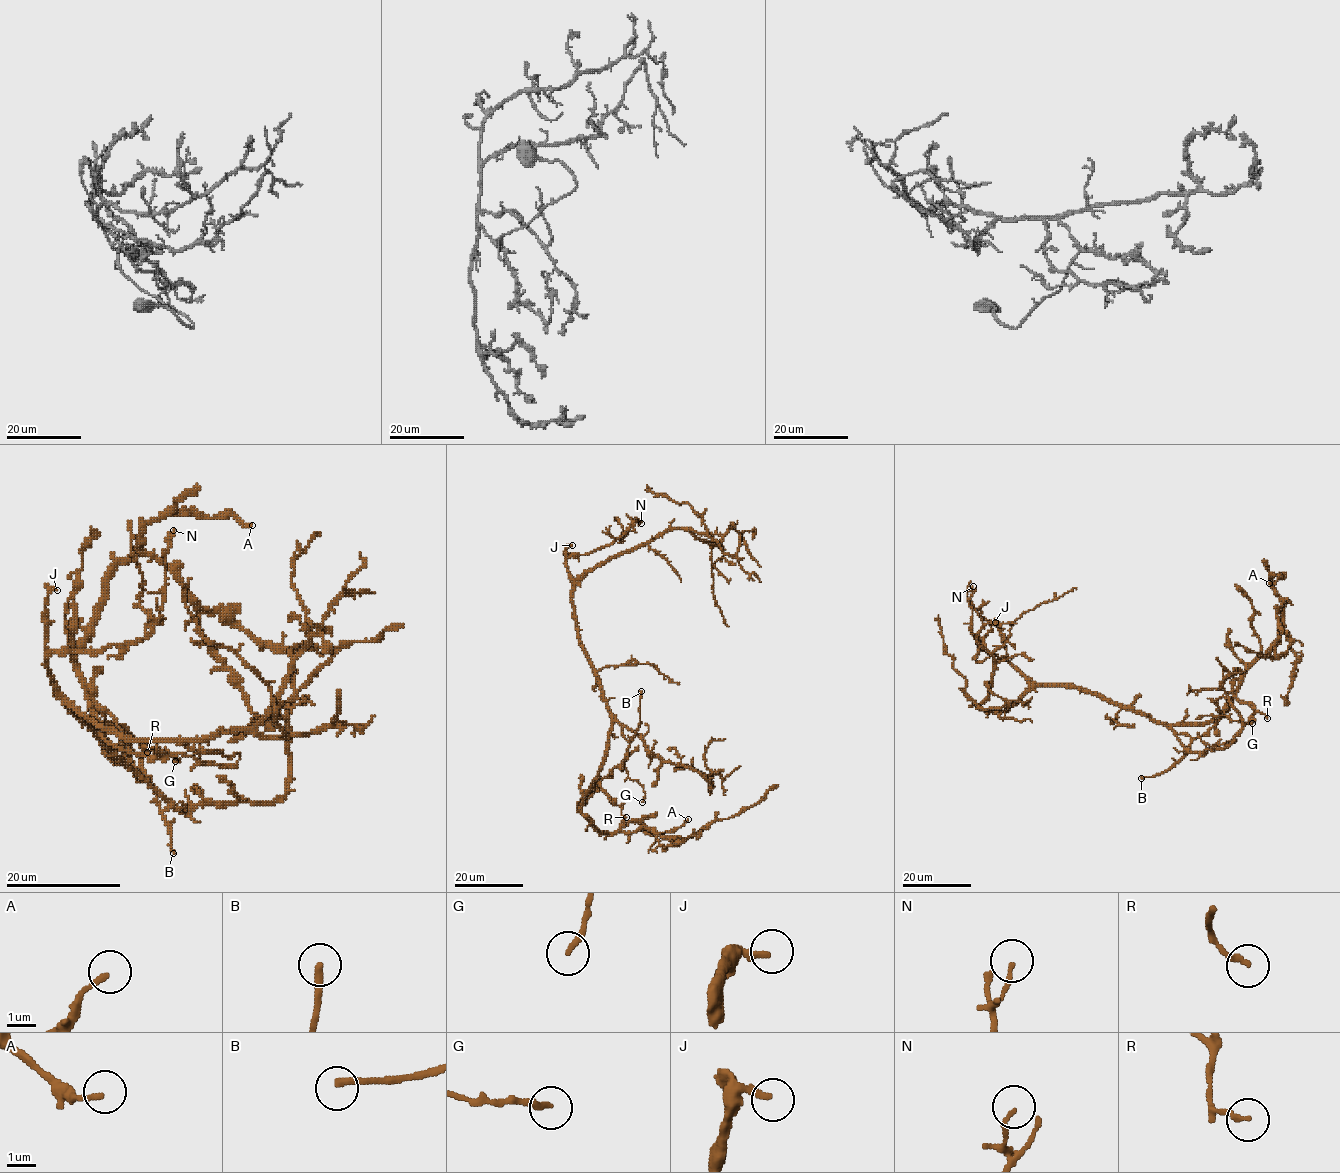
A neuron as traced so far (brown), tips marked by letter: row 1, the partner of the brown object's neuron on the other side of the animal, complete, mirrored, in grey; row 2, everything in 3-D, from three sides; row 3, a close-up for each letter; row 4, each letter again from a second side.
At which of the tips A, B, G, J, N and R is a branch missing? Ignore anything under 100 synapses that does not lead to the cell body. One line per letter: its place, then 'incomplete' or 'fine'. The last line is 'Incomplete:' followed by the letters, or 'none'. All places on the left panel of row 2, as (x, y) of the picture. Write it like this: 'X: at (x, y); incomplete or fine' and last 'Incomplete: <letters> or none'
A: at (252, 525); fine
B: at (173, 853); incomplete
G: at (175, 761); fine
J: at (57, 590); fine
N: at (173, 530); fine
R: at (147, 752); fine
Incomplete: B

